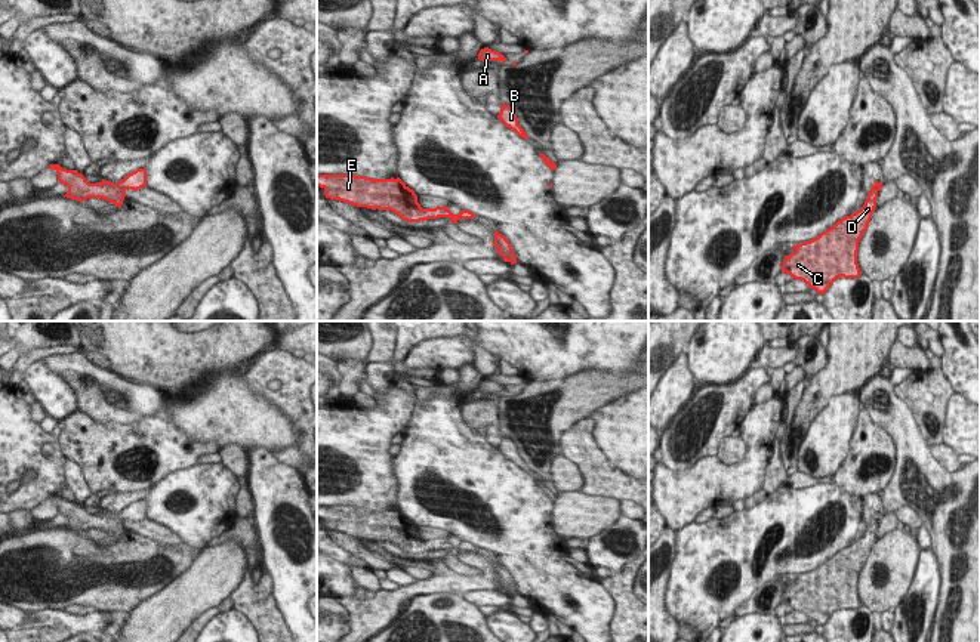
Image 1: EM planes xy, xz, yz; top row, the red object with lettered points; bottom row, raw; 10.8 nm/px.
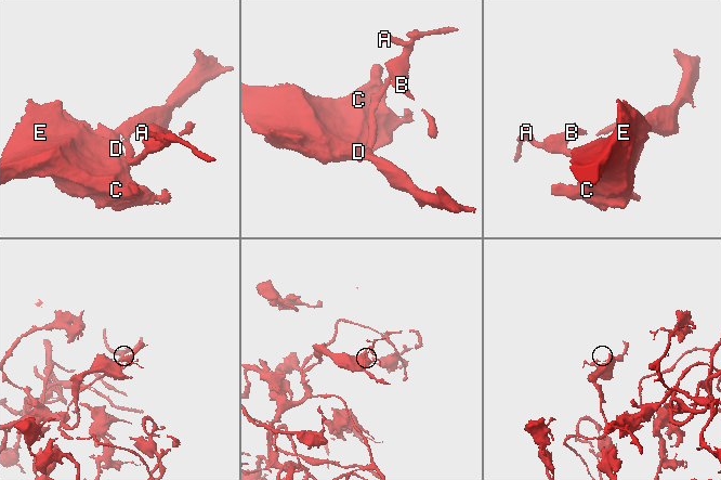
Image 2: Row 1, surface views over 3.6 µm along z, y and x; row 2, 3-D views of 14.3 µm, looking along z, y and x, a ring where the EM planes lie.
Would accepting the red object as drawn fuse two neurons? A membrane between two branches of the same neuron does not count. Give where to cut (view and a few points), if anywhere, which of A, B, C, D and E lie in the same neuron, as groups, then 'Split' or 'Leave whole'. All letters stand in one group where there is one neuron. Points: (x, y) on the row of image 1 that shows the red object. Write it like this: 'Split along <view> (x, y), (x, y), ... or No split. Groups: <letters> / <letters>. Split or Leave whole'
Split along xy (116, 184), (123, 191). Groups: A B / C D E. Split

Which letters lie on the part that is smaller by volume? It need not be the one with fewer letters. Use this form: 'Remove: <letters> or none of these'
Remove: A, B

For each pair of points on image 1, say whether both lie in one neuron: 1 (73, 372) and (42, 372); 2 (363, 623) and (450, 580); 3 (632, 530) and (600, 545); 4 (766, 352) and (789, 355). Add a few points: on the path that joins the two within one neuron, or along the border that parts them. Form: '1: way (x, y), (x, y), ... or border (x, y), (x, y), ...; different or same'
1: border (42, 360), (68, 385), (76, 400); different
2: way (385, 605), (401, 593), (428, 586); same
3: way (625, 537), (613, 545), (607, 545); same
4: way (772, 355), (783, 355); same

